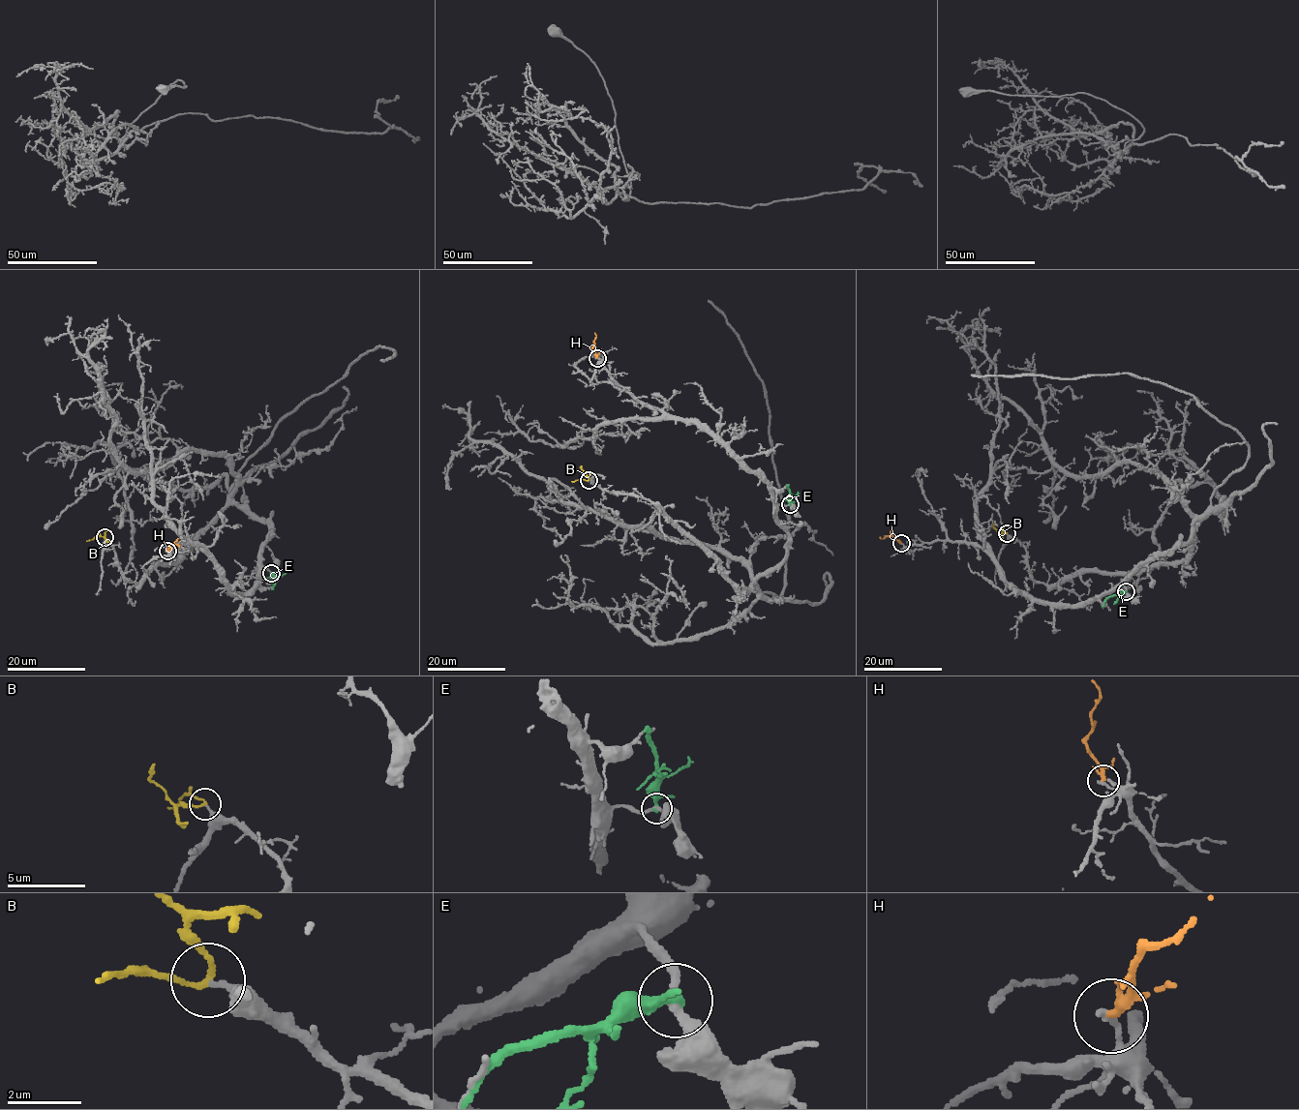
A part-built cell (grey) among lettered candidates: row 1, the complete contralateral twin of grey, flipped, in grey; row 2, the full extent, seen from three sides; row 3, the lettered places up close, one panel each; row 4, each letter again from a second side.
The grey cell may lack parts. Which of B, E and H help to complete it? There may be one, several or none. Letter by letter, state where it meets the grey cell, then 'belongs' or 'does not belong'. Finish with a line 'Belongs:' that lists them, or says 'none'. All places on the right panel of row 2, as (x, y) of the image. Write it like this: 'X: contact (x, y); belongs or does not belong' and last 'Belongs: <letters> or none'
B: contact (1007, 533); belongs
E: contact (1126, 591); does not belong
H: contact (901, 543); does not belong
Belongs: B

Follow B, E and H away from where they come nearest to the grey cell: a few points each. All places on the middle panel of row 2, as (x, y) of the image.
B: (589, 480), (571, 481)
E: (789, 504), (786, 484)
H: (597, 358), (593, 348), (594, 333)

